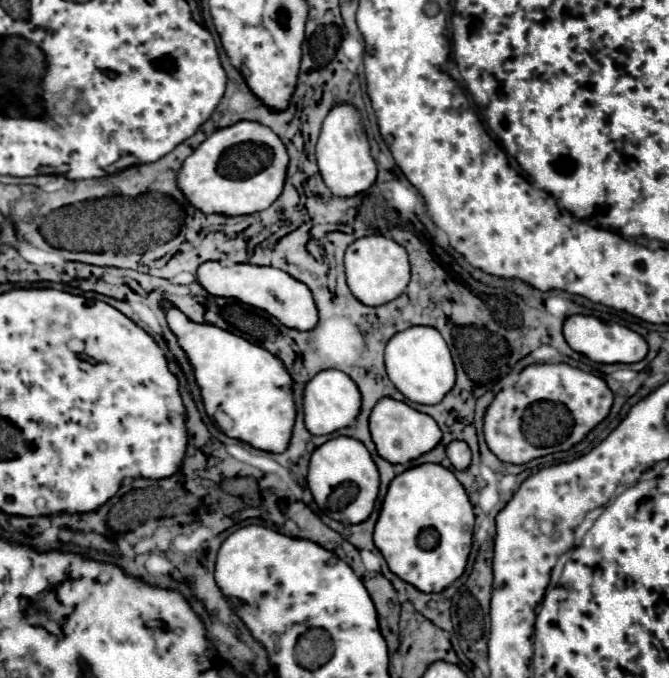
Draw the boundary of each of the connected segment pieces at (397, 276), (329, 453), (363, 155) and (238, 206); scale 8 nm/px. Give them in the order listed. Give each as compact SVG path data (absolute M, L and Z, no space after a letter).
M371 234L355 240L345 252L347 284L355 298L367 306L379 306L395 300L409 284L409 256L407 250L393 238Z
M335 436L311 454L307 486L325 516L343 524L359 524L369 518L375 506L379 494L379 472L363 442L349 436Z
M349 102L335 104L329 110L321 126L321 136L317 142L315 156L317 156L317 164L323 174L323 180L333 190L333 194L339 194L339 196L359 194L367 190L377 178L377 166L371 156L371 146L365 134L365 126L361 122L361 112Z
M243 120L207 138L179 172L179 188L205 214L255 214L269 208L283 192L289 152L281 138L265 124Z

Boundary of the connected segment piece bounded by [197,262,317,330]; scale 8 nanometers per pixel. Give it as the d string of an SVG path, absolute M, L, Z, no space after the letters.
M205 262L197 268L197 282L211 294L221 298L235 298L243 304L261 308L275 316L283 326L295 330L311 330L317 324L317 308L311 296L311 290L291 278L287 272L269 268L269 266L253 266L253 264L233 264L223 266L221 262Z

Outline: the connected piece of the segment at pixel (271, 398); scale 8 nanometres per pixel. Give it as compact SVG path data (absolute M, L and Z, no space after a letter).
M175 308L167 310L167 322L193 366L205 412L221 432L265 452L283 452L291 438L295 404L291 376L281 360L227 330L197 324Z

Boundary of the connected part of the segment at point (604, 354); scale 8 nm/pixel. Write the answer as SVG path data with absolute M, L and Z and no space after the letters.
M585 314L569 316L563 324L563 336L575 352L585 354L589 360L595 360L595 362L631 364L631 362L639 362L647 356L647 342L643 340L643 336L639 336L637 332L629 330L627 326L621 326L615 322L601 322L595 316L585 316Z

